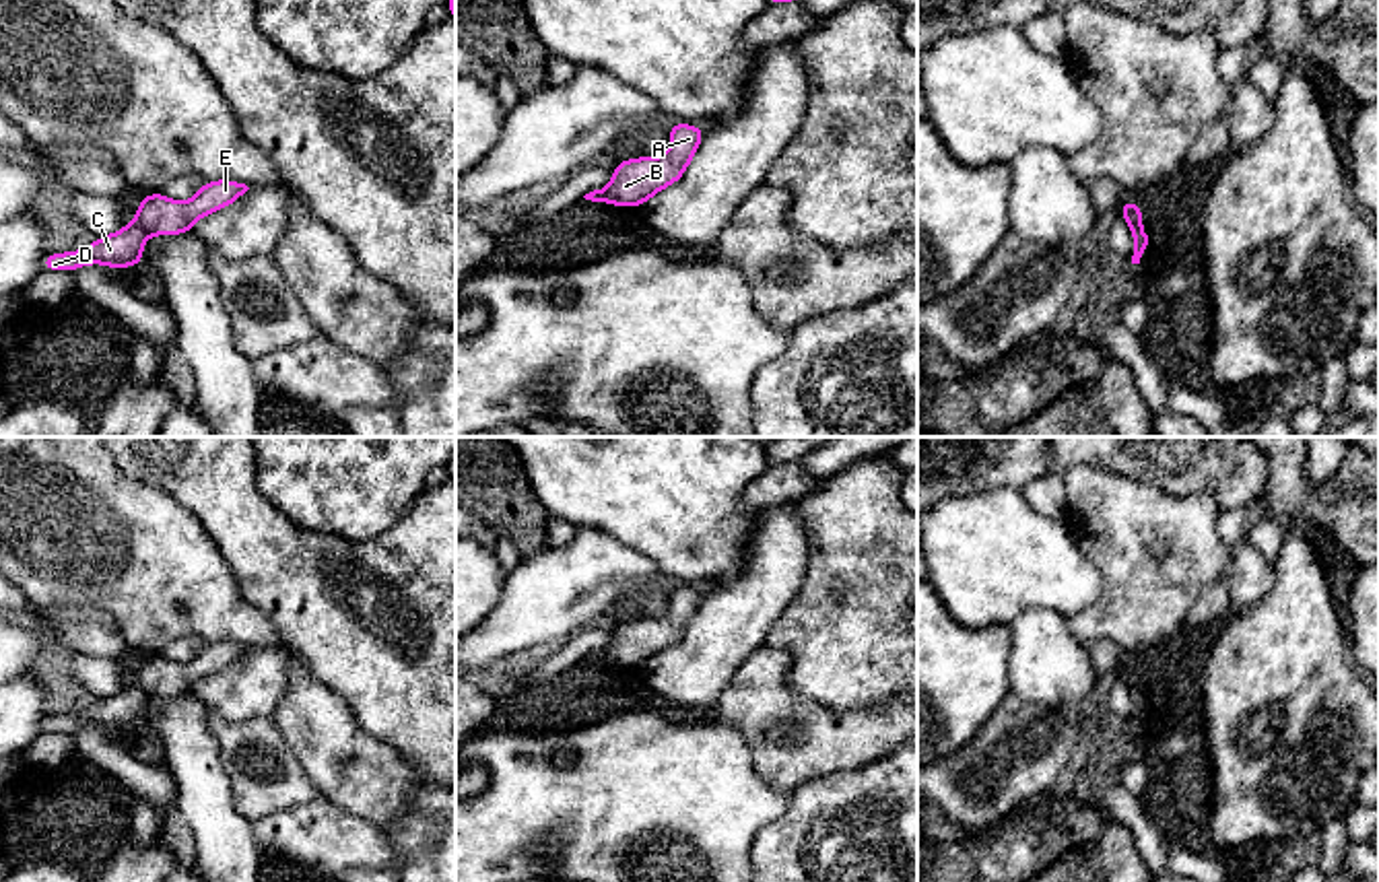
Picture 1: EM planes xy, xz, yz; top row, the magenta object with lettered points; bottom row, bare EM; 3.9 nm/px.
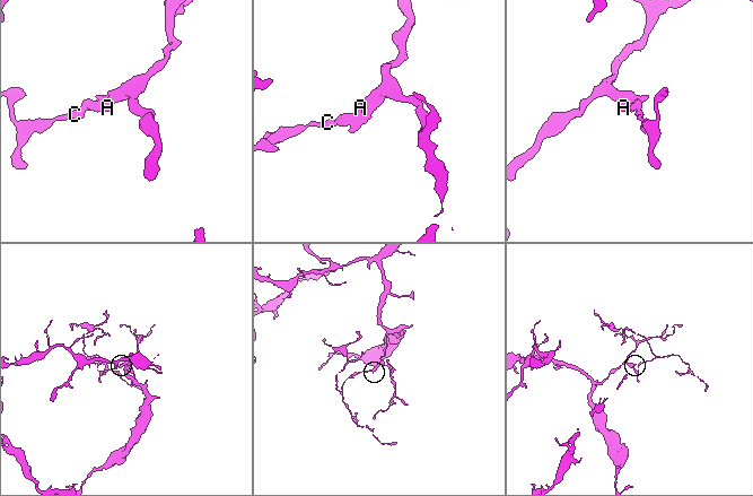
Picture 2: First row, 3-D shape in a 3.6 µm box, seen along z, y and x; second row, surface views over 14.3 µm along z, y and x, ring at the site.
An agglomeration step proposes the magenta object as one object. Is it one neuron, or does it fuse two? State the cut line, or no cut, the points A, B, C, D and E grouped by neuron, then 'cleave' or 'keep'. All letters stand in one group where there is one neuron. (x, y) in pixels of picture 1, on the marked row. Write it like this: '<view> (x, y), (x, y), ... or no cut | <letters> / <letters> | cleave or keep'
xy (135, 221), (149, 233) | A B E / C D | cleave

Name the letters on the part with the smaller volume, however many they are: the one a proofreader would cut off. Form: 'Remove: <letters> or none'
Remove: C, D

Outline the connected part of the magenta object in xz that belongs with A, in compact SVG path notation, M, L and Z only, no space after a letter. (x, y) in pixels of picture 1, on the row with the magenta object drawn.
M674 122L670 128L670 148L664 157L637 157L612 167L614 177L604 188L604 202L612 206L643 206L653 194L684 175L703 136L705 128Z

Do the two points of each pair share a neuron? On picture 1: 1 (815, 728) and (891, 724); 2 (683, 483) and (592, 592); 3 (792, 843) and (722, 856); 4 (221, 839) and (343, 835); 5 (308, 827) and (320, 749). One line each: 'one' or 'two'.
1: one
2: two
3: two
4: two
5: two

